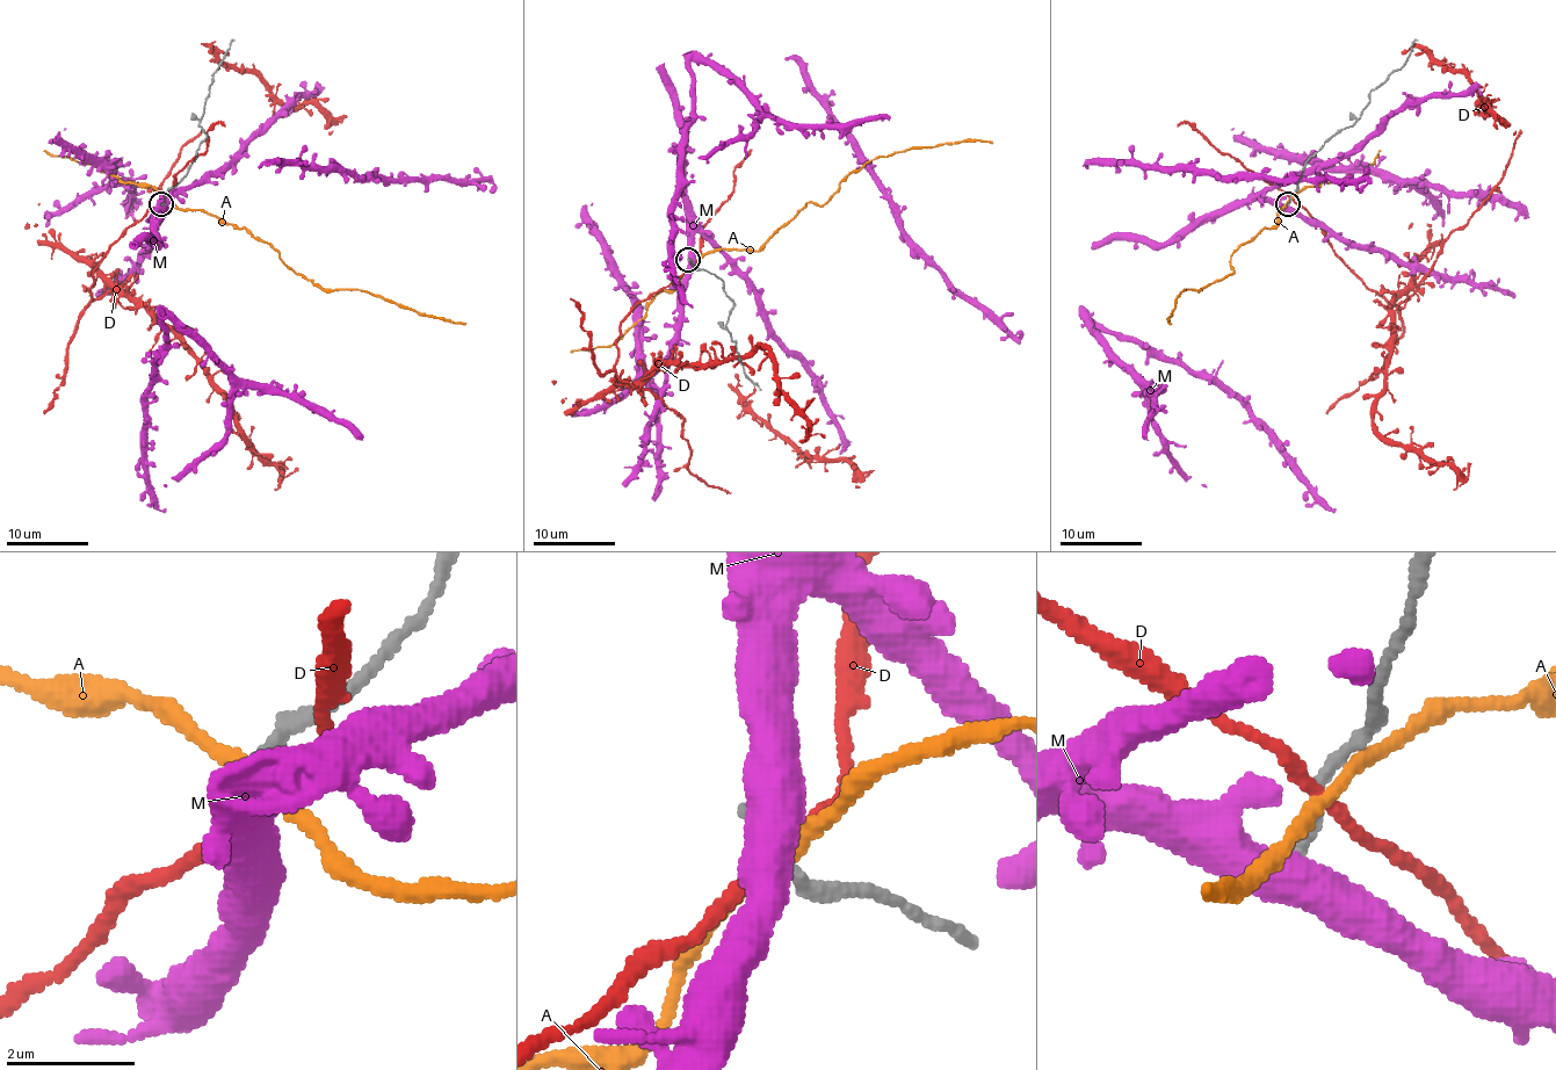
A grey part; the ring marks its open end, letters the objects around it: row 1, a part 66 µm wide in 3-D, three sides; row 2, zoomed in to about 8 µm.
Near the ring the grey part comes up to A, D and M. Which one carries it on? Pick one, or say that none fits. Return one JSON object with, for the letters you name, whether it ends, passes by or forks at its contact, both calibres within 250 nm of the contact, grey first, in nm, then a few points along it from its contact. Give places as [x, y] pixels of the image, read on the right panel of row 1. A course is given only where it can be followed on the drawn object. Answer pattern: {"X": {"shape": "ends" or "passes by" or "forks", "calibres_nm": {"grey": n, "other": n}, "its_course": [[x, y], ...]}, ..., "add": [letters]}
{"add": []}

